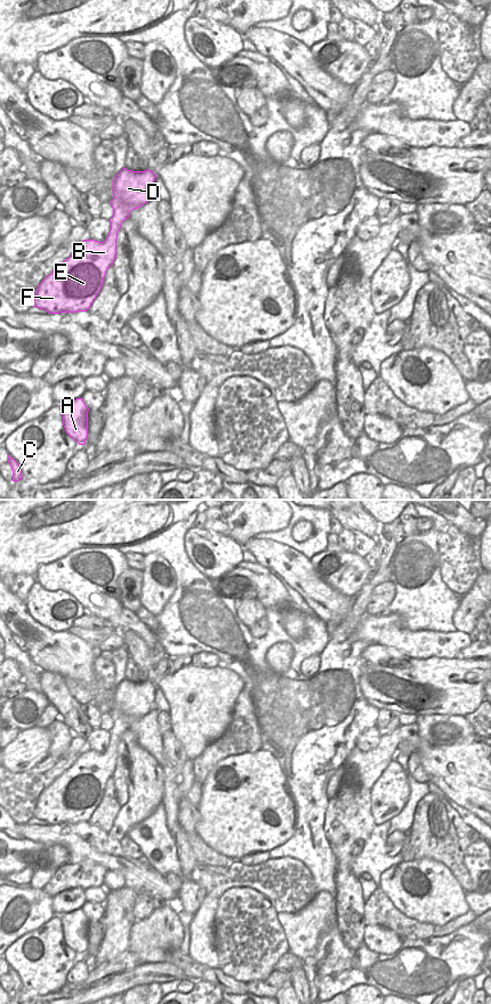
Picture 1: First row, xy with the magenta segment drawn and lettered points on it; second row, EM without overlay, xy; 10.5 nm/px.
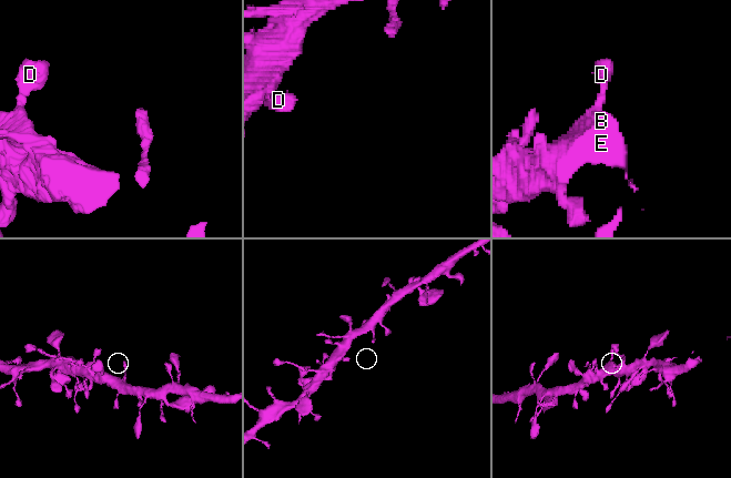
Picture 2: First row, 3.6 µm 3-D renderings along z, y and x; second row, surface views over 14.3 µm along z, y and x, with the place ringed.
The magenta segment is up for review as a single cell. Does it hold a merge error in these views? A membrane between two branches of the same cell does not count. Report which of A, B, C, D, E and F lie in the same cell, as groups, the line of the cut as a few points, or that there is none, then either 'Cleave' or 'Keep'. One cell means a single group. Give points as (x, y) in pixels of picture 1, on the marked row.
Groups: A B C D E F. No split. Keep

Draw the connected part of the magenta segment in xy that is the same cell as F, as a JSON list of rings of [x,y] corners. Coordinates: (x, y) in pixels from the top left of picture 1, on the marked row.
[[[123,168],[113,179],[113,196],[111,205],[113,217],[110,219],[111,230],[104,242],[83,240],[74,253],[56,267],[38,286],[33,307],[49,314],[87,311],[98,295],[106,275],[116,257],[116,238],[122,222],[129,213],[143,207],[153,196],[156,176],[151,170],[132,171]]]

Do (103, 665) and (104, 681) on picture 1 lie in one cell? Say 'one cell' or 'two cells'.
one cell

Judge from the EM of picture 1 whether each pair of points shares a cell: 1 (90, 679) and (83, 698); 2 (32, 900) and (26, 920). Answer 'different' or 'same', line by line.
1: different
2: same

